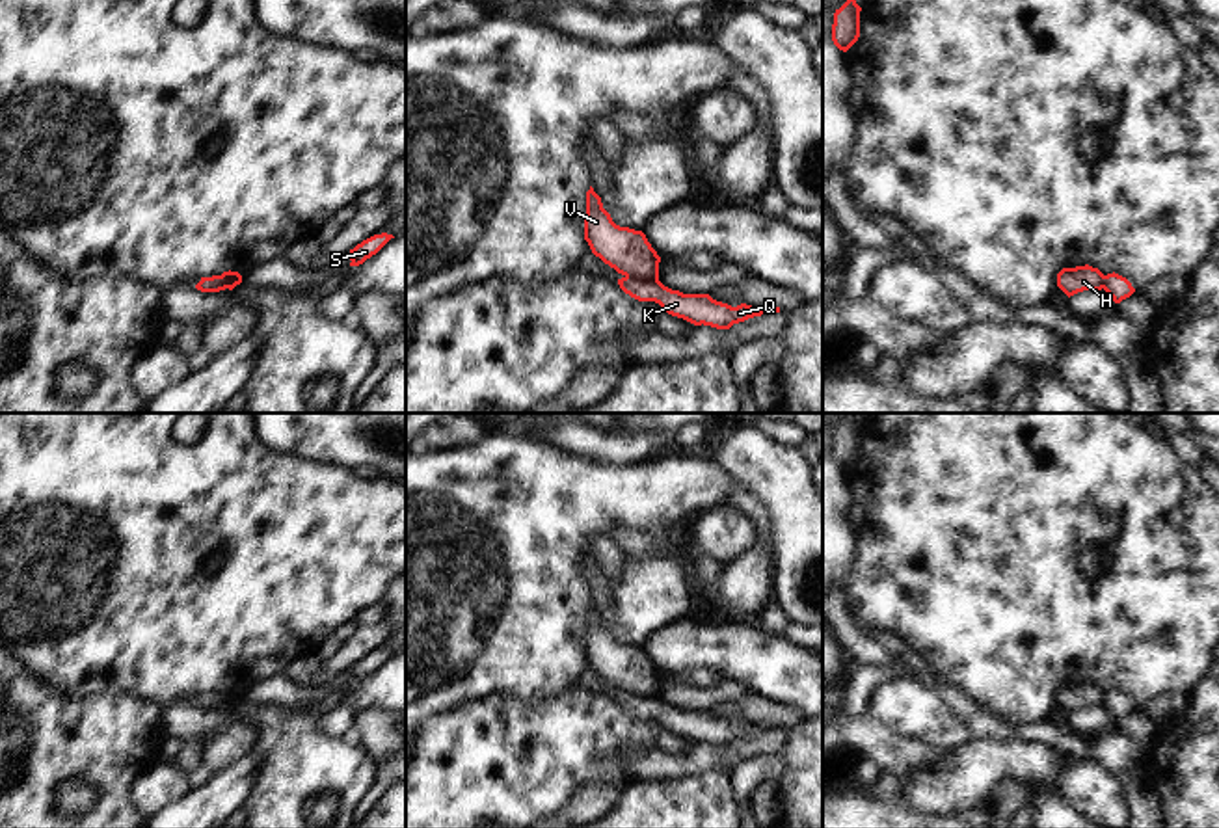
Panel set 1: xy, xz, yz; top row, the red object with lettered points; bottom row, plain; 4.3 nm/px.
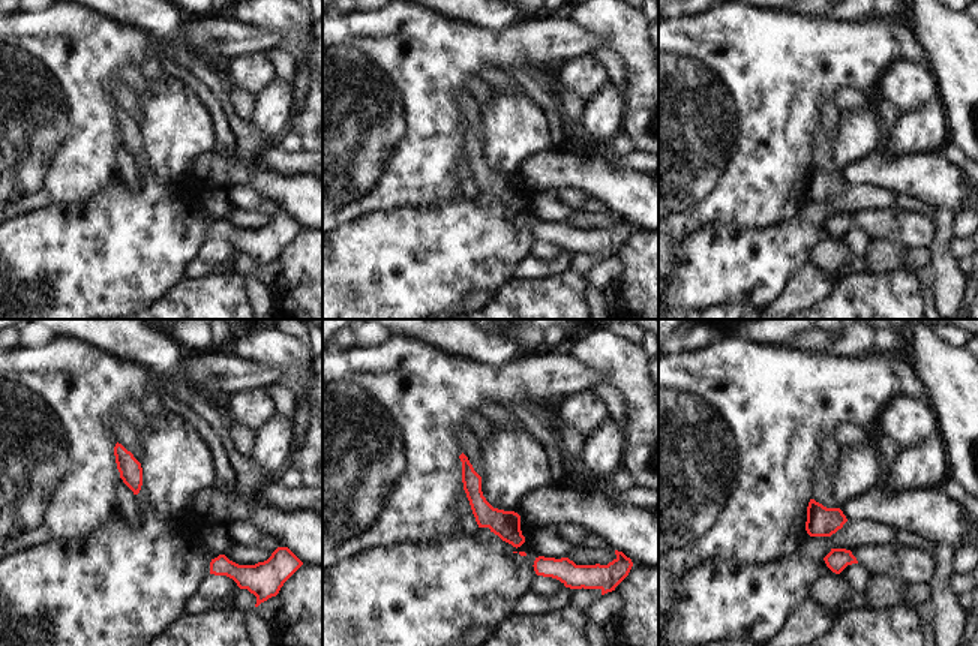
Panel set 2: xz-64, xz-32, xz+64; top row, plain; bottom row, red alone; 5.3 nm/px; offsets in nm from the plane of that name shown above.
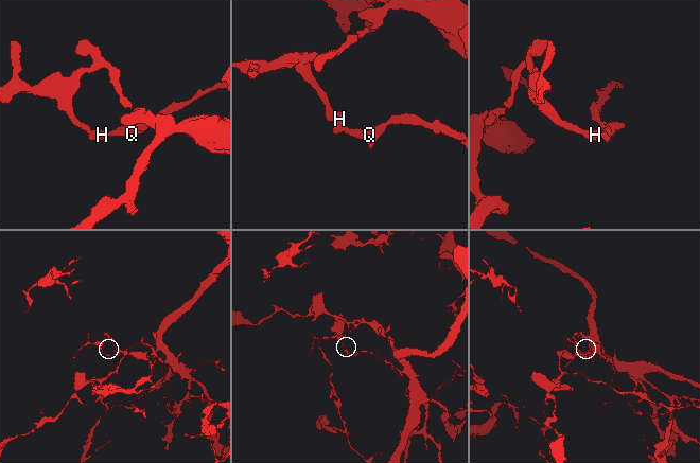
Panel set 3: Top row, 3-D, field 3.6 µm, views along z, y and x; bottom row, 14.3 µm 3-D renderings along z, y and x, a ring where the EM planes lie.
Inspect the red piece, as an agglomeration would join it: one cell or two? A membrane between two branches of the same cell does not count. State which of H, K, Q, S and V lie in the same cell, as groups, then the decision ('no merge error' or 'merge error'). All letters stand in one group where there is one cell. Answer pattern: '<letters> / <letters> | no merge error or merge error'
H V / K Q S | merge error

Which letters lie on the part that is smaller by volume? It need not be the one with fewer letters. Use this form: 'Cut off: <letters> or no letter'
Cut off: K, Q, S

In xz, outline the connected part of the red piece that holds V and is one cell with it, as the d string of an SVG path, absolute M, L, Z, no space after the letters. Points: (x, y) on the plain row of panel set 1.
M592 603L586 608L584 657L618 690L640 698L659 696L661 674L646 651L616 642Z

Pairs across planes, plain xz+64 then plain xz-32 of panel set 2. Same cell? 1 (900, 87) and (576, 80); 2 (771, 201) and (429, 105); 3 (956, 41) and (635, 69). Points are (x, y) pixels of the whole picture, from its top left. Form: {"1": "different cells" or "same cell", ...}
{"1": "same cell", "2": "same cell", "3": "same cell"}

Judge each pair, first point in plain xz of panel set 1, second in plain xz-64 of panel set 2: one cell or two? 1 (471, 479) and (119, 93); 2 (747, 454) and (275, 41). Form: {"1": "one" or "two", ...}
{"1": "two", "2": "two"}

